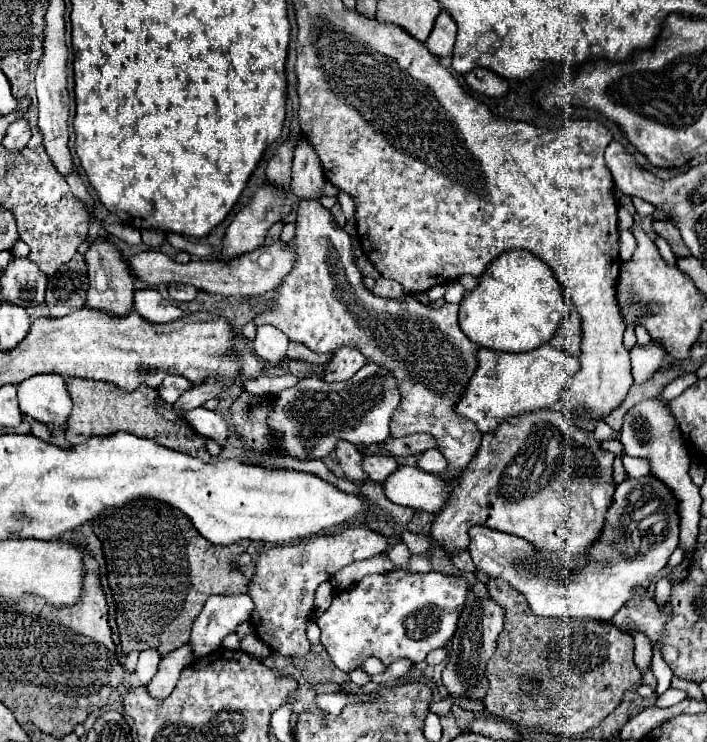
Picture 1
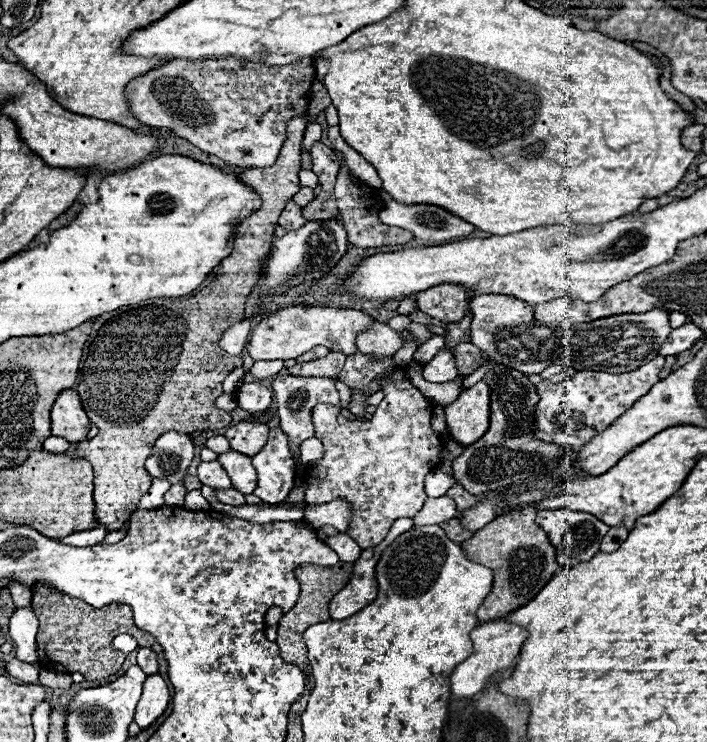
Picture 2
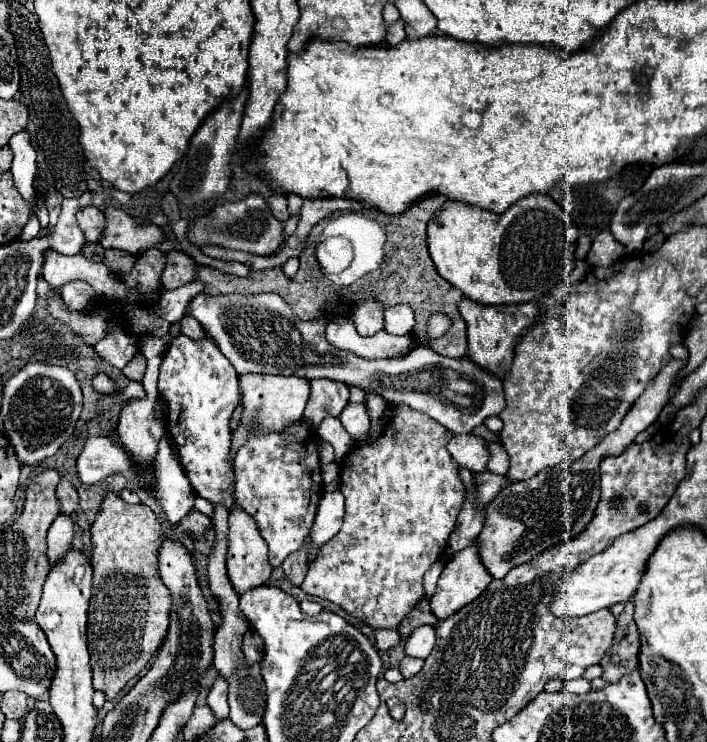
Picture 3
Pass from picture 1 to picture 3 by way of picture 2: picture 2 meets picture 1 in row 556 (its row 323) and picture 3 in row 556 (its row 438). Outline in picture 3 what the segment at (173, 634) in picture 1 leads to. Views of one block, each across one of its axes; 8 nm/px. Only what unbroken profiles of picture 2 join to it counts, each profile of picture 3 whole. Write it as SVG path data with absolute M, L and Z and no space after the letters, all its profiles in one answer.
M108 492L90 528L94 588L88 608L88 648L94 672L94 688L114 700L128 680L156 656L168 632L172 598L158 576L158 548L164 540L164 526L144 506L126 504Z

